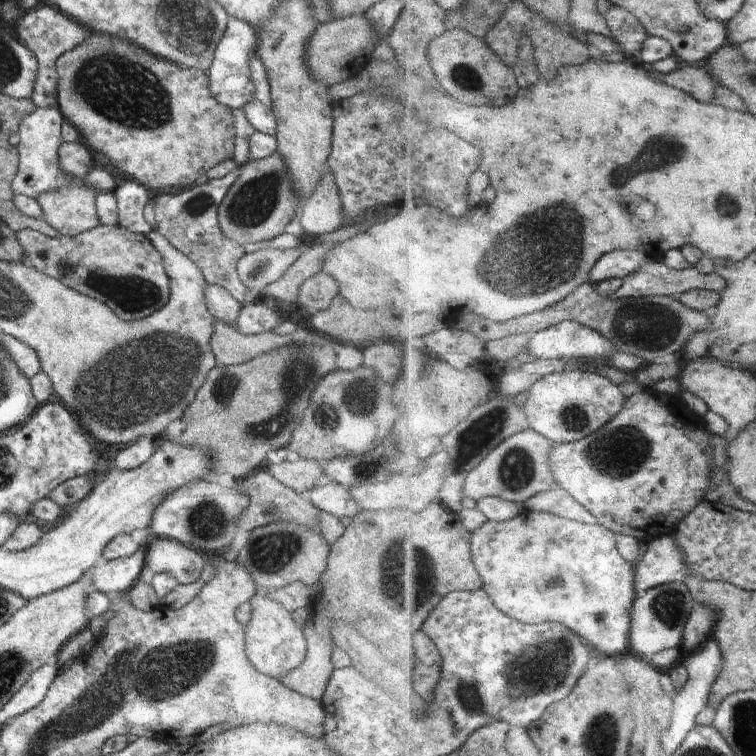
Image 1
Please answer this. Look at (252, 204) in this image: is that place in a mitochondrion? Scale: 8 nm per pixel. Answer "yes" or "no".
yes

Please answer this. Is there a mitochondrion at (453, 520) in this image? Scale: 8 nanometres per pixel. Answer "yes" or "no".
no

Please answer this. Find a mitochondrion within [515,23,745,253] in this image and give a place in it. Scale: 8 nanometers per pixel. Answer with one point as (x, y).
(661, 152)

